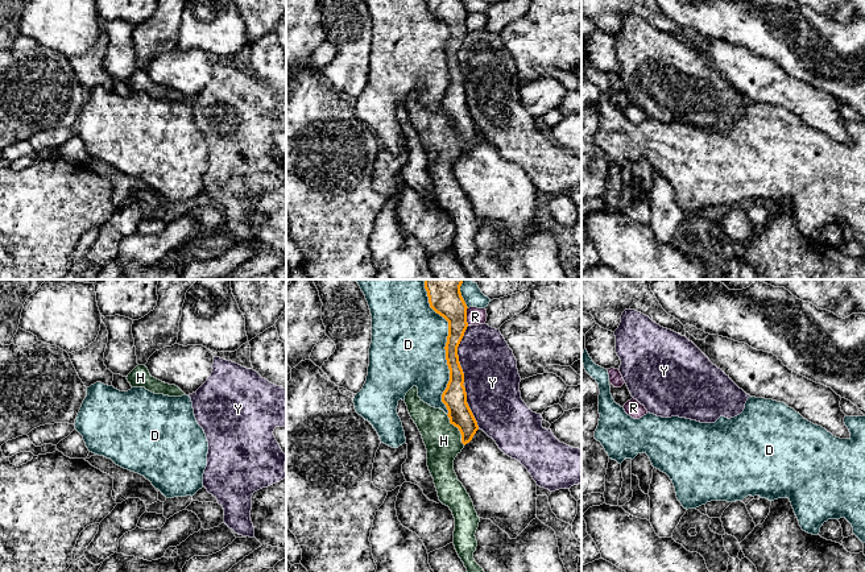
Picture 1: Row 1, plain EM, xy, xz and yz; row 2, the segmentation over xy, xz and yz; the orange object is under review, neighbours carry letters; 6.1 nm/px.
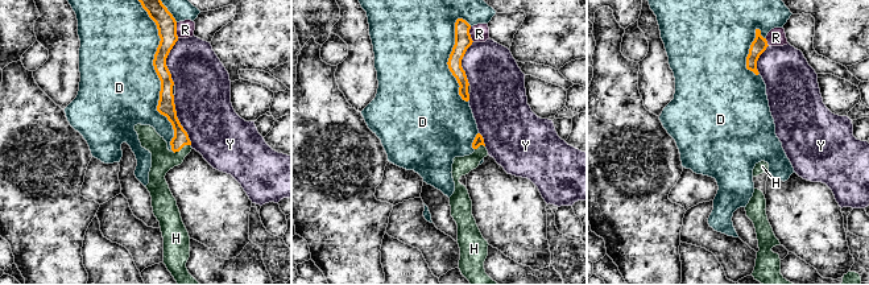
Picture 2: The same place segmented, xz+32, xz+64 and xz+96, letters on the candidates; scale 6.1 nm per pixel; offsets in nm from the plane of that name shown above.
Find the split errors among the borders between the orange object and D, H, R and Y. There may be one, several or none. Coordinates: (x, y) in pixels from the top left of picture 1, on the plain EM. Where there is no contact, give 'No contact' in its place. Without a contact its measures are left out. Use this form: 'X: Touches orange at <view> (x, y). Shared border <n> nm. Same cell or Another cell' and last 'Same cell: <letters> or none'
D: Touches orange at xz (446, 59). Shared border 750 nm. Another cell
H: Touches orange at xz (458, 132). Shared border 220 nm. Same cell
R: Touches orange at xz (466, 21). Shared border 110 nm. Another cell
Y: Touches orange at xz (456, 59). Shared border 360 nm. Another cell
Same cell: H

